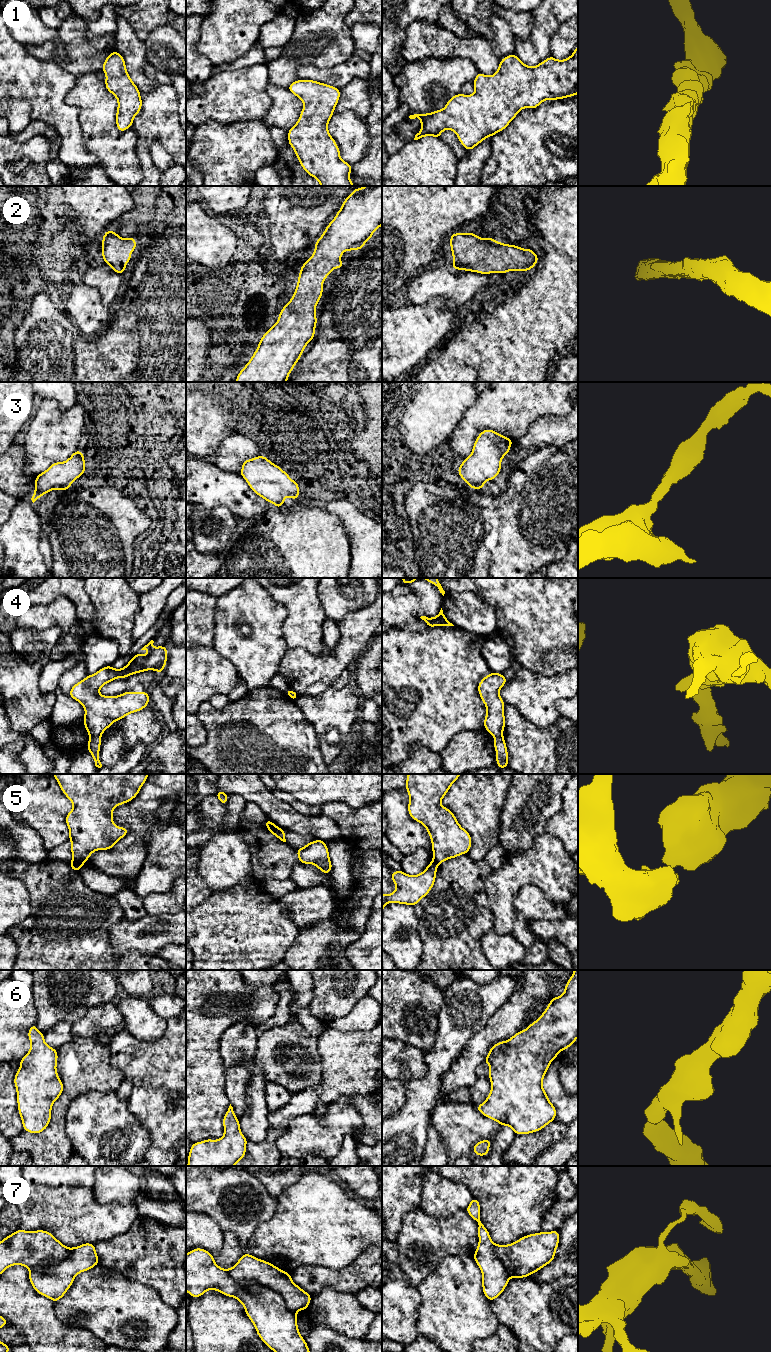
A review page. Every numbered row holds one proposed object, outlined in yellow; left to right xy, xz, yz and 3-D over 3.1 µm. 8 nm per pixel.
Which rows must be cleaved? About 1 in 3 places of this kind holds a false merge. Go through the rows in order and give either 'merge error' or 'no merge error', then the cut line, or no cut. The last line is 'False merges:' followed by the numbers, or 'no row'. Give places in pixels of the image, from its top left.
1: no merge error; no cut
2: no merge error; no cut
3: no merge error; no cut
4: merge error; cut in xy along (100, 735), (90, 737)
5: merge error; cut in xy along (72, 860), (82, 865)
6: no merge error; no cut
7: merge error; cut in xz along (225, 1269), (236, 1280), (256, 1281), (274, 1290), (295, 1313)
False merges: 4, 5, 7

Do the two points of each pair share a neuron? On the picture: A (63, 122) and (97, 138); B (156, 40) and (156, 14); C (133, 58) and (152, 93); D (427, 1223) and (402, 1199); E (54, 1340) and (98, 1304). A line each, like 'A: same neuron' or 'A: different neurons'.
A: different neurons
B: different neurons
C: same neuron
D: different neurons
E: different neurons

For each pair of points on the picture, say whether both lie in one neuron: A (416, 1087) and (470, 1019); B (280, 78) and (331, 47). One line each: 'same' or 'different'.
A: same
B: same

